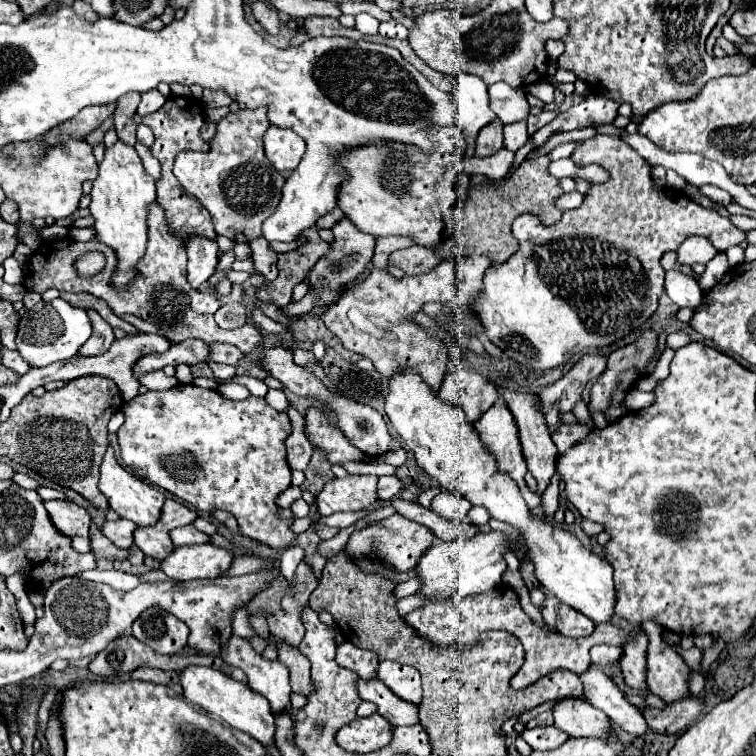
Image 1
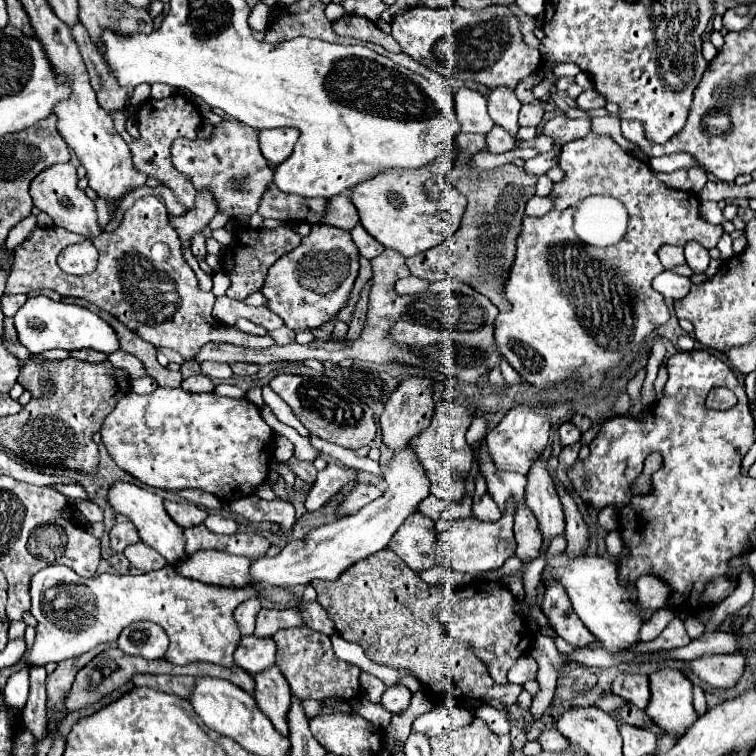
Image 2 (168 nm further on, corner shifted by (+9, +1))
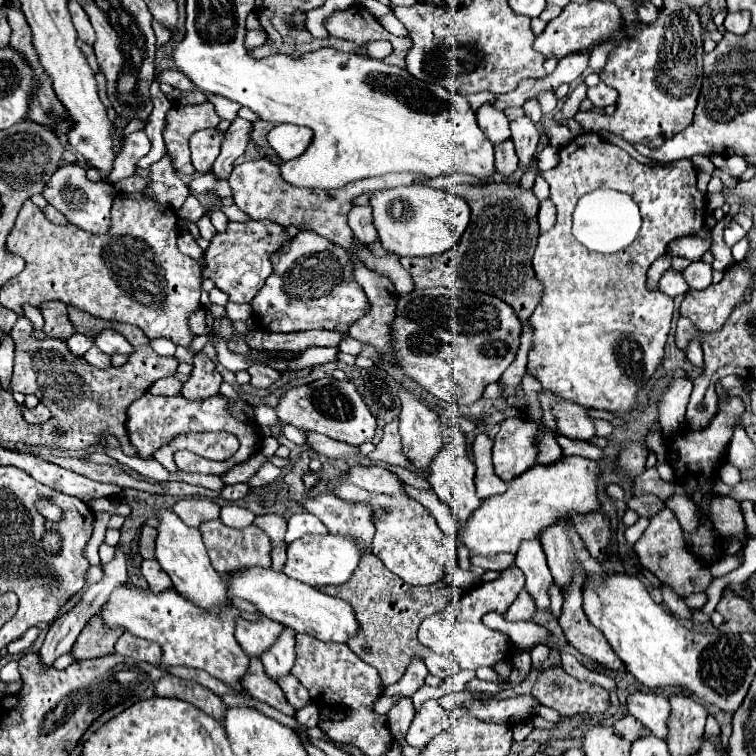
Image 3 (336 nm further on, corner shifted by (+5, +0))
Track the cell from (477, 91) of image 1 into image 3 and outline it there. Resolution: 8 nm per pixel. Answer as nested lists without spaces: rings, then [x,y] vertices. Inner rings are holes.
[[[483,104],[475,112],[475,116],[477,116],[479,128],[485,132],[485,136],[493,144],[501,144],[501,142],[507,142],[511,138],[507,116],[499,108],[495,108],[493,104]]]

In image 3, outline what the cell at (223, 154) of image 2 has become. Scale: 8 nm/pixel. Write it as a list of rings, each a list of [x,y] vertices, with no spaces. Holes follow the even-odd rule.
[[[217,128],[213,130],[201,130],[191,136],[189,148],[191,148],[191,162],[197,172],[207,174],[213,166],[213,160],[219,154],[219,148],[225,140],[225,132],[219,132]]]

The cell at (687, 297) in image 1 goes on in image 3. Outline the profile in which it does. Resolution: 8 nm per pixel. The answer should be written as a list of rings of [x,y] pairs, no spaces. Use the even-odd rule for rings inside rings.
[[[669,268],[669,270],[663,272],[663,276],[661,276],[661,280],[659,280],[659,290],[661,290],[663,294],[675,298],[677,294],[687,294],[687,292],[689,292],[689,284],[685,282],[685,278],[683,278],[681,272]]]

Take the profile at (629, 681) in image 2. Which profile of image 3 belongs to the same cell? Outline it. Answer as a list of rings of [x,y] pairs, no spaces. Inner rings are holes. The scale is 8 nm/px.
[[[631,692],[627,696],[627,710],[641,724],[645,724],[657,738],[665,738],[665,720],[669,716],[669,702],[659,692]]]

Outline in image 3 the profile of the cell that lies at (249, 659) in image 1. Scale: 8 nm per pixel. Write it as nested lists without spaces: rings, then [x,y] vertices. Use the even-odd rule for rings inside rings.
[[[263,616],[259,622],[239,620],[235,638],[249,658],[253,658],[253,656],[259,658],[267,648],[271,648],[277,642],[281,632],[283,632],[281,624]]]

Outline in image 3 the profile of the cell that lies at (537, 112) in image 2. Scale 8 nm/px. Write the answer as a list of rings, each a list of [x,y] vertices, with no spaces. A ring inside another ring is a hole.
[[[553,92],[541,94],[541,98],[537,98],[537,102],[539,102],[539,106],[541,106],[543,116],[545,116],[545,114],[551,114],[551,112],[555,110],[555,106],[557,106],[557,98],[555,98]]]

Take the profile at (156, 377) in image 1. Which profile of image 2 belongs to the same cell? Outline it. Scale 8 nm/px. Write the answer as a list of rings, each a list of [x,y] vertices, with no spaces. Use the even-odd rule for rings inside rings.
[[[119,349],[119,353],[111,353],[107,359],[109,359],[109,363],[111,363],[113,367],[119,367],[119,369],[129,371],[131,379],[137,379],[137,377],[143,377],[143,375],[145,375],[143,363],[141,363],[137,357],[125,353],[123,349]]]

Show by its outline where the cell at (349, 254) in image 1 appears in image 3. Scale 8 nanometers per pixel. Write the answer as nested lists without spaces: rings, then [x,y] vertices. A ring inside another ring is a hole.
[[[301,230],[291,242],[287,242],[279,254],[273,256],[273,272],[267,278],[265,286],[257,292],[257,298],[251,300],[251,306],[255,310],[257,326],[269,332],[297,332],[297,330],[339,330],[347,332],[349,326],[369,310],[369,302],[365,298],[365,292],[353,278],[353,262],[345,248],[329,242],[327,238],[319,236],[311,230]],[[333,290],[345,290],[345,304],[339,300],[339,294]]]

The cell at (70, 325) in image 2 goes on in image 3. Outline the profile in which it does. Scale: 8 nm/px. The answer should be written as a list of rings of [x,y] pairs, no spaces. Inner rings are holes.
[[[101,330],[101,332],[95,332],[91,336],[95,348],[99,348],[101,352],[113,356],[113,354],[131,354],[133,348],[131,344],[125,340],[125,336],[121,336],[119,332],[115,330]]]

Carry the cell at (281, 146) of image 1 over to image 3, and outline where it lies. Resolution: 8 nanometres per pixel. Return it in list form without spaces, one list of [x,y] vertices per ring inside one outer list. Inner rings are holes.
[[[279,124],[269,134],[269,146],[279,154],[281,160],[293,160],[305,152],[311,142],[313,132],[295,124]]]

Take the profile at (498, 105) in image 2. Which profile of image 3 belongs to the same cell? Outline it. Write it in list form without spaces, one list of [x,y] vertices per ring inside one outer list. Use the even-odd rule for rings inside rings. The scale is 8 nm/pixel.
[[[527,116],[511,120],[509,126],[511,126],[511,140],[513,140],[517,156],[519,156],[519,164],[525,166],[525,170],[527,170],[529,162],[535,154],[537,142],[539,142],[539,130]]]

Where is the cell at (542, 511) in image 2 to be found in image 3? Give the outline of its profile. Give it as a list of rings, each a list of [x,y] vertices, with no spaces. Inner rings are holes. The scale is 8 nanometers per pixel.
[[[569,520],[555,522],[553,526],[545,528],[539,536],[541,546],[547,554],[547,566],[555,578],[555,584],[563,590],[571,582],[571,564],[579,560],[585,566],[585,574],[605,574],[603,564],[593,560],[583,546],[577,530],[569,526]]]

